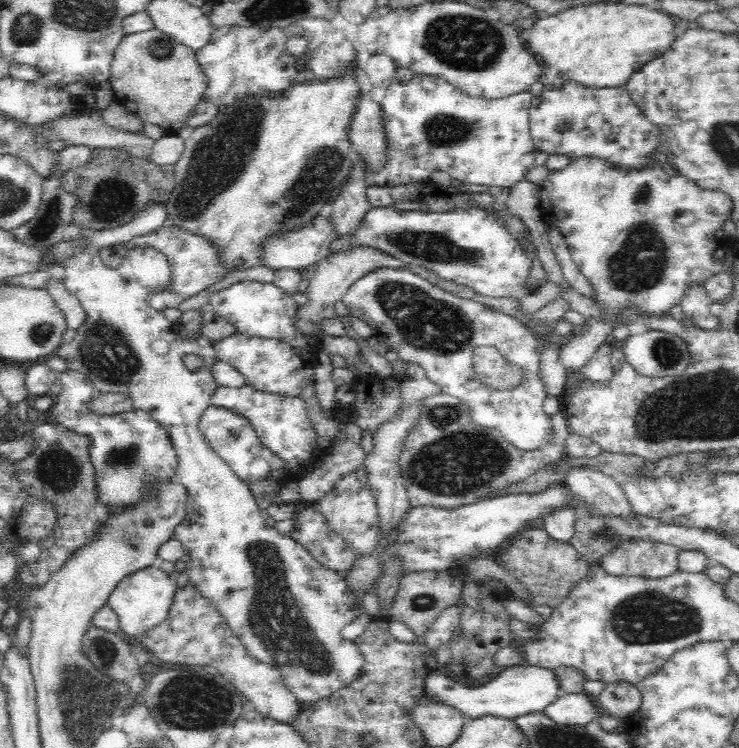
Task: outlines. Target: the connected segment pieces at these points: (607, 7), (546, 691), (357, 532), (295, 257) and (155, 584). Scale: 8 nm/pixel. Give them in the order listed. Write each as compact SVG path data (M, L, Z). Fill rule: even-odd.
M592 4L574 6L554 16L542 16L534 21L529 28L530 36L525 42L526 49L541 63L545 72L552 75L561 74L567 82L576 82L588 88L616 88L626 84L643 64L656 60L666 54L672 42L675 41L672 32L674 24L670 15L646 9L644 5L626 4Z
M518 665L502 671L499 676L479 687L466 687L452 681L446 674L431 670L425 678L424 690L432 699L440 699L460 710L468 719L486 716L515 719L525 714L542 712L562 694L556 671L529 665Z
M362 466L362 470L356 470L356 472L346 475L346 478L342 478L324 498L316 503L325 518L327 527L334 534L341 536L356 559L372 554L372 550L377 546L380 529L374 497L367 485L364 466Z
M316 216L308 226L265 243L266 266L274 270L309 270L331 254L333 236L329 217Z
M159 565L148 566L144 570L138 570L120 581L120 585L112 592L108 605L114 609L119 619L120 633L127 639L144 636L148 630L159 626L168 619L170 609L174 603L179 587L177 586L178 573L173 571L168 574L160 569Z

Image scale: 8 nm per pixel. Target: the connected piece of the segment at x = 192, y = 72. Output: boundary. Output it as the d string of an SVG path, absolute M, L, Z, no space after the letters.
M152 27L144 32L124 35L115 48L109 82L116 103L120 103L142 122L162 126L167 135L176 135L188 111L199 101L206 86L196 62L195 51L175 38Z

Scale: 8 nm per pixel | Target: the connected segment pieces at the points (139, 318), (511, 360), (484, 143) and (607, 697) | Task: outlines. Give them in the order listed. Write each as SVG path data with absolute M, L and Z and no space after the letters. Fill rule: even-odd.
M150 246L130 250L124 268L117 270L104 266L94 249L66 259L62 281L81 302L85 317L78 325L73 340L61 344L54 354L65 360L68 369L83 374L91 381L95 393L127 396L132 409L148 412L166 429L177 458L175 479L187 488L184 520L174 529L173 537L181 542L188 555L184 571L189 584L216 610L220 619L224 619L222 623L236 635L246 653L276 669L302 708L308 708L360 678L363 655L355 643L341 637L341 630L364 613L362 602L349 588L341 572L320 564L294 537L281 535L264 523L263 512L258 508L250 487L212 452L204 440L198 423L217 388L211 373L212 364L217 359L216 349L202 336L198 340L184 342L179 335L179 325L168 321L163 312L150 308L148 295L169 285L169 268L164 254ZM157 338L168 342L167 353L158 355L152 351L151 344ZM188 354L200 357L200 364L195 369L186 367L184 363Z
M379 268L356 281L342 297L349 314L361 318L373 330L374 336L388 345L390 351L397 352L400 360L417 364L424 369L428 380L440 388L441 393L457 398L466 405L470 420L478 429L495 430L508 443L522 451L540 448L551 439L549 415L542 408L544 387L538 374L541 341L522 321L478 304L472 300L454 296L432 283L412 274L408 269ZM478 347L494 347L507 364L517 365L520 380L512 388L493 388L486 380L478 378L474 369L473 354Z
M416 74L408 82L402 83L395 80L386 91L384 100L381 102L383 107L383 120L387 131L387 138L389 141L389 152L391 153L387 168L381 171L375 177L375 185L380 187L396 187L401 185L410 186L410 184L417 183L420 180L428 179L435 172L445 172L450 176L453 182L459 181L466 183L472 188L485 189L490 186L500 188L510 188L515 186L524 178L528 170L534 165L534 152L536 152L534 143L529 134L529 111L531 108L531 100L534 96L528 92L520 92L520 94L513 94L506 98L496 98L494 100L484 100L483 98L472 98L458 90L452 83L449 83L445 78L433 77L429 78L425 75Z
M626 682L605 685L603 691L594 698L599 712L622 722L639 710L641 700L637 687Z

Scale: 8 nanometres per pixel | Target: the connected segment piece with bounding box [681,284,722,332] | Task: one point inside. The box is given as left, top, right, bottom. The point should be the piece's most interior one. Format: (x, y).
(696, 305)

